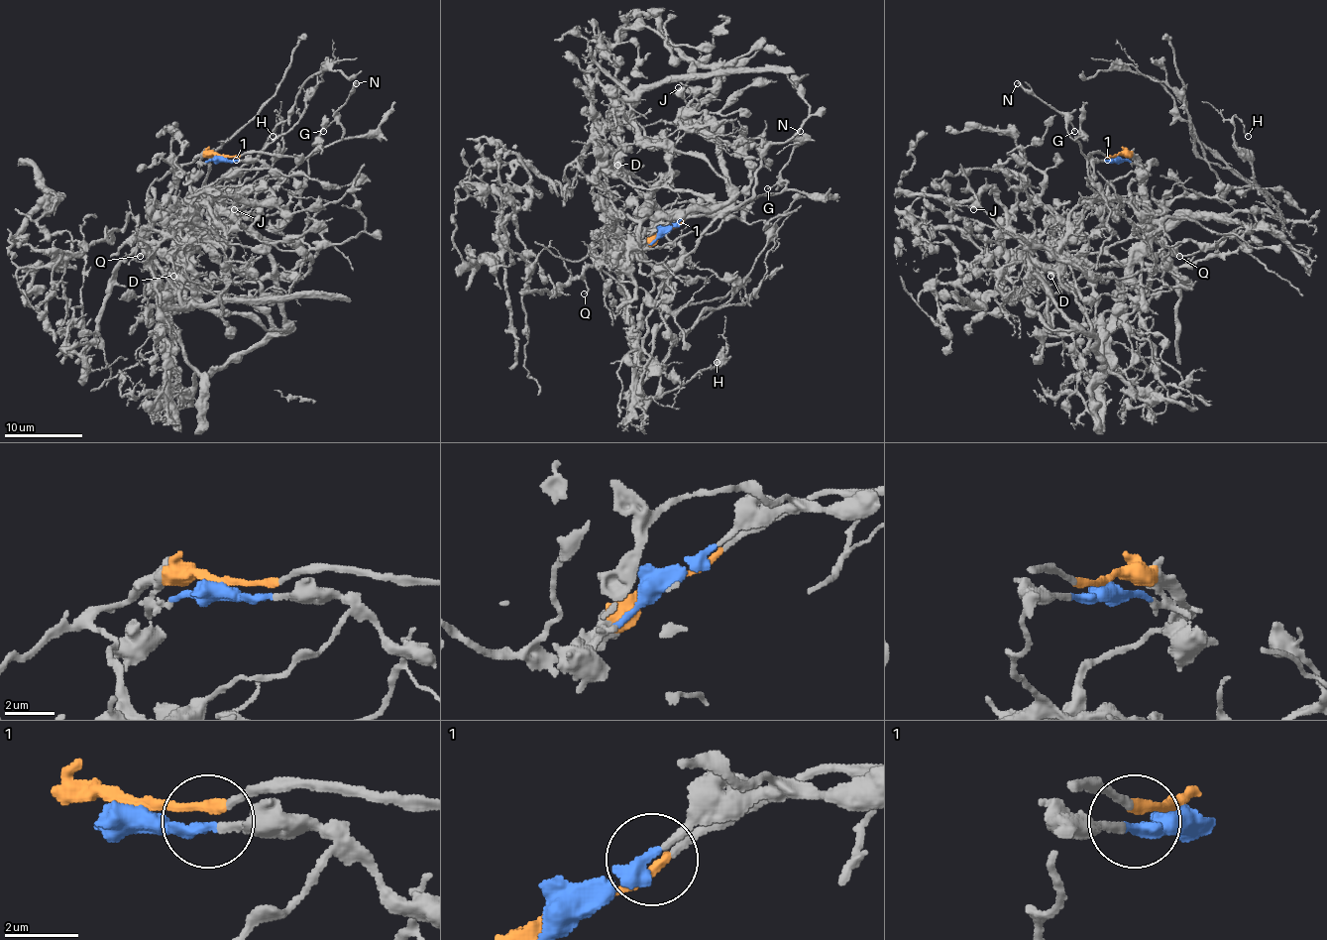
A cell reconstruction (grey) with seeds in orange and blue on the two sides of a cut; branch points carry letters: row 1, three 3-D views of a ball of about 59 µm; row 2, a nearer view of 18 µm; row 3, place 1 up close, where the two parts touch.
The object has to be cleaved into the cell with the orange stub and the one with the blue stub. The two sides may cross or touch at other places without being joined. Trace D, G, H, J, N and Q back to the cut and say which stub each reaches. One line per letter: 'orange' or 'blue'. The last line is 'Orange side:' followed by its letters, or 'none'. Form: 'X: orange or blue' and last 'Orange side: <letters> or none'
D: orange
G: orange
H: blue
J: blue
N: orange
Q: orange
Orange side: D, G, N, Q

